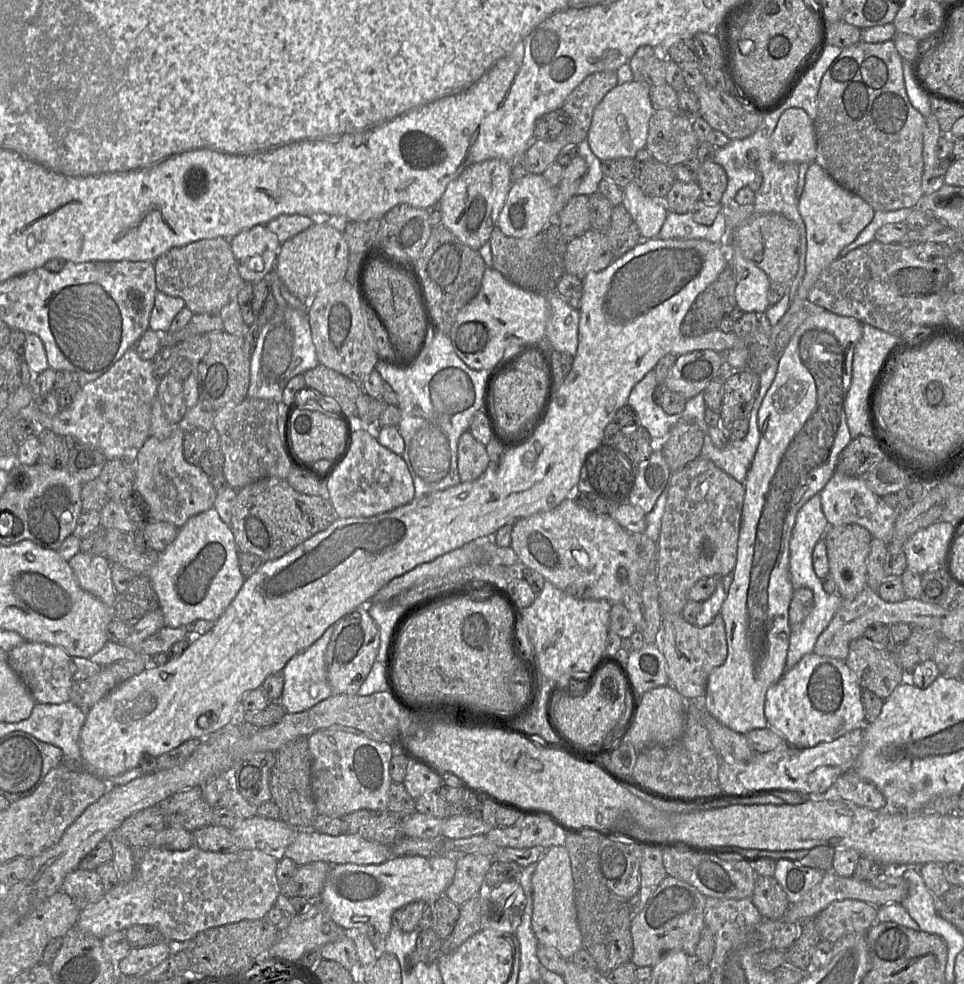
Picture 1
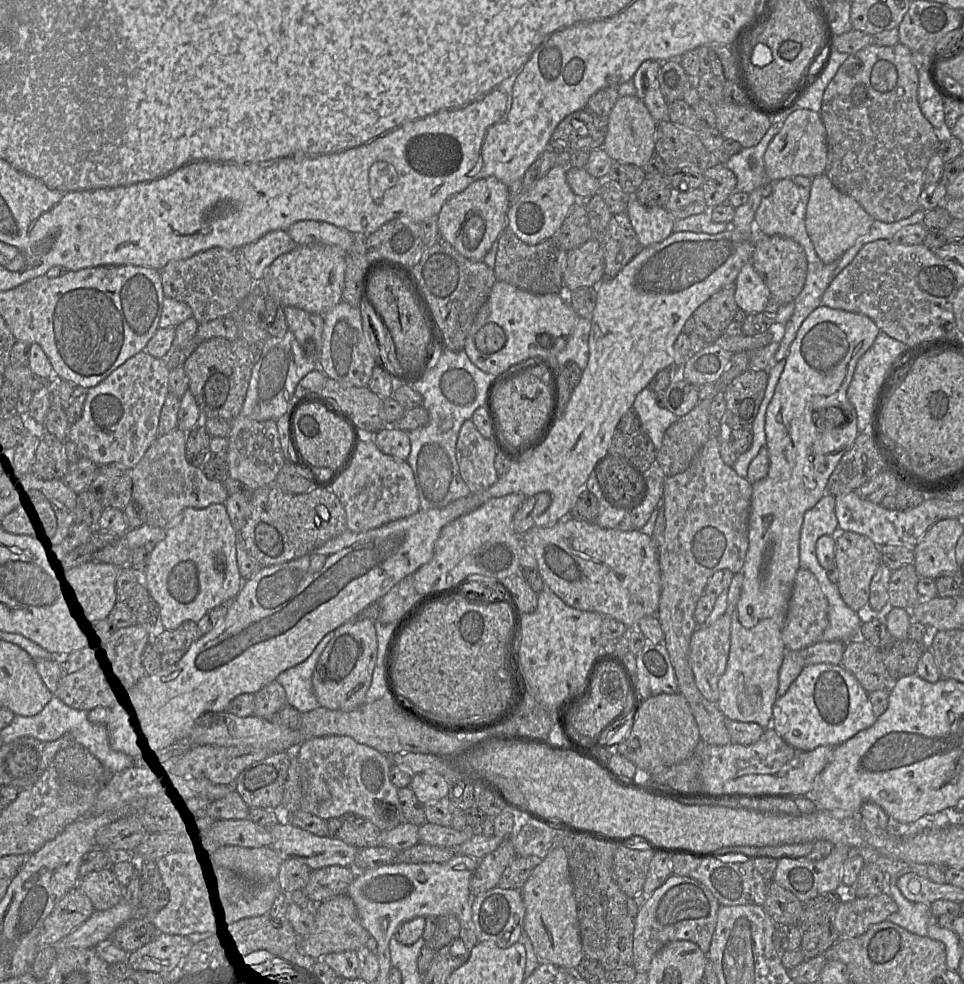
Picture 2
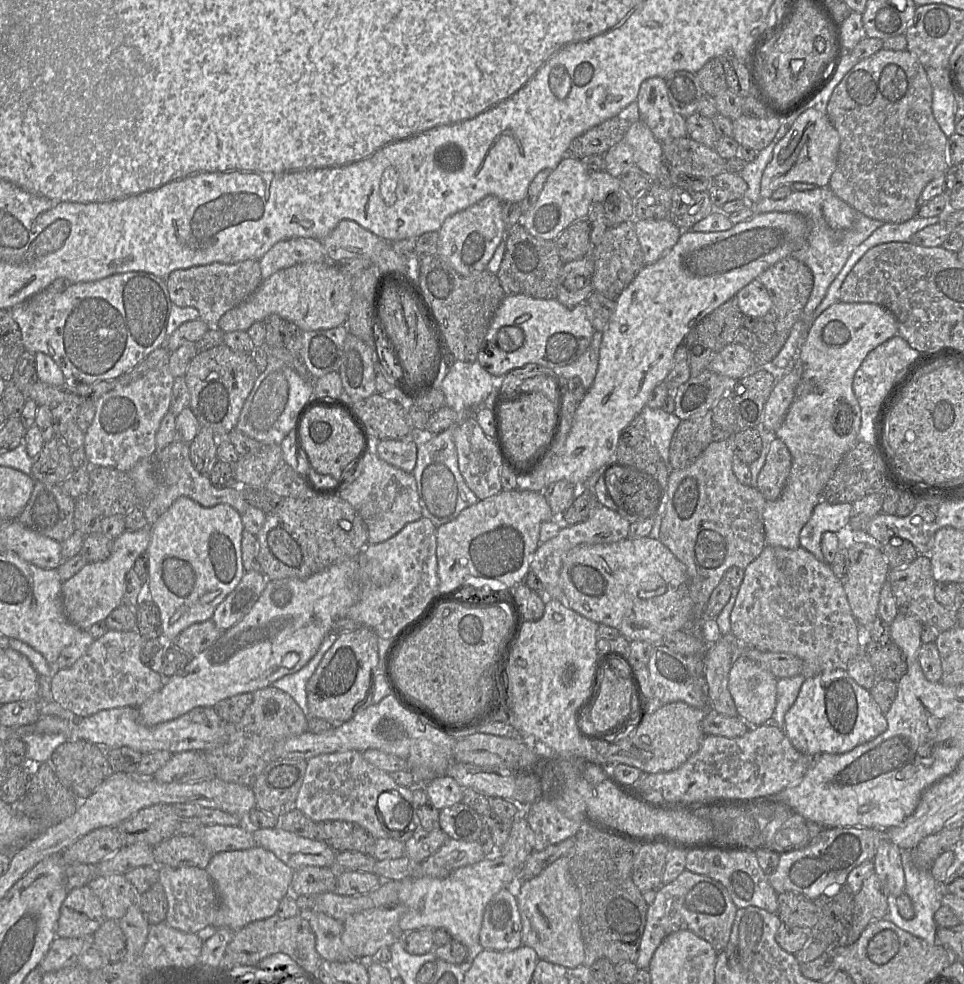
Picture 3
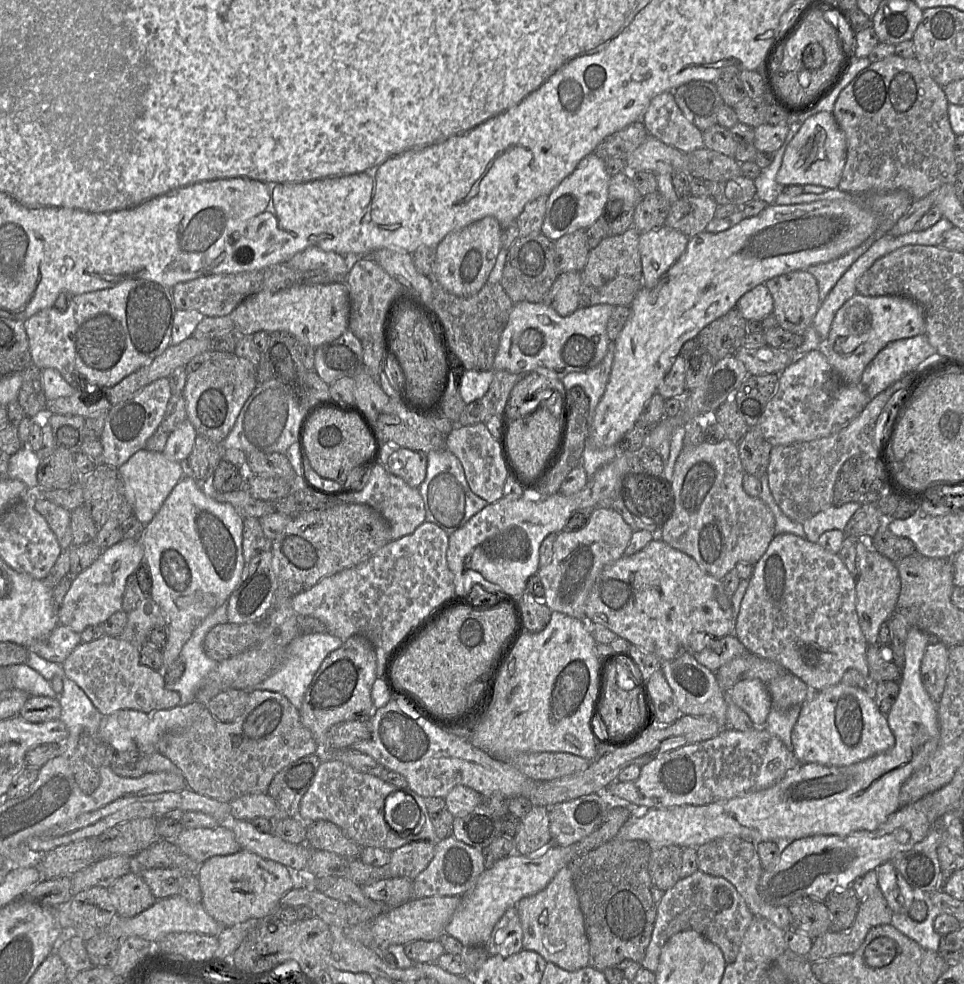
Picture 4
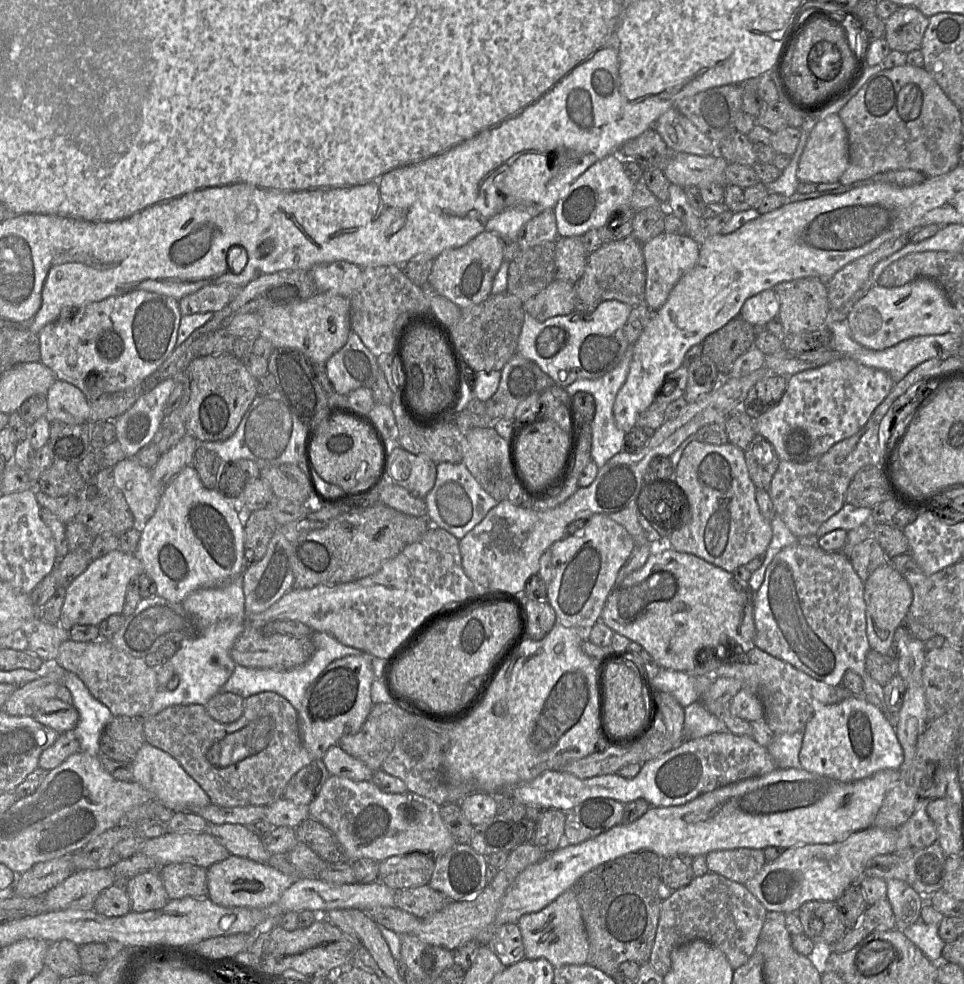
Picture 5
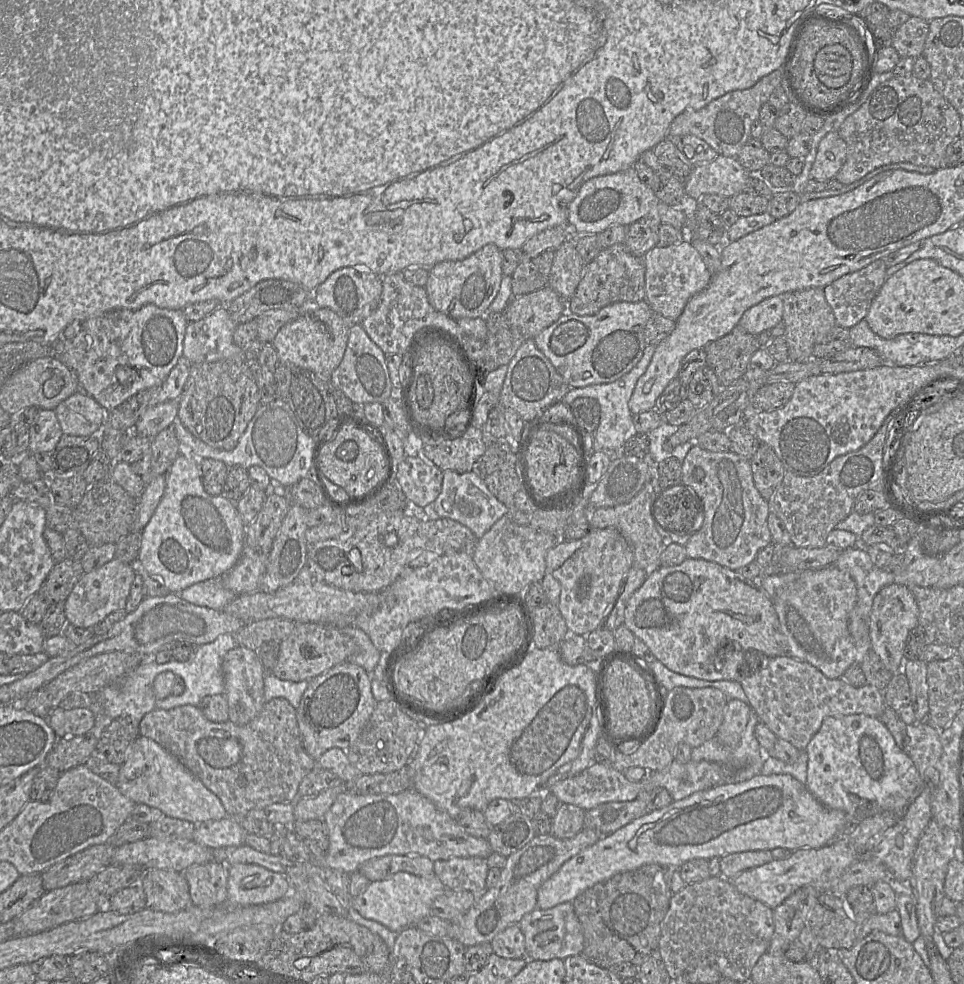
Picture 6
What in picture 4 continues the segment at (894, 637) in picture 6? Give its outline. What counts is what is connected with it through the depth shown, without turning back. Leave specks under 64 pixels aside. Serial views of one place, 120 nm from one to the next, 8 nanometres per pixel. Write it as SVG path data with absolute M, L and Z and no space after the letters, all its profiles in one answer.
M867 550L860 559L856 577L856 611L868 644L879 642L880 626L895 612L900 589L901 581L896 563L876 550Z

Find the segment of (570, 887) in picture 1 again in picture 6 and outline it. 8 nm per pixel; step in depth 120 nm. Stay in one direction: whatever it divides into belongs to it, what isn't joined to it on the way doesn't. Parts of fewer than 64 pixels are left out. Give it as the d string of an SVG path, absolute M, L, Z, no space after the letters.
M565 902L546 910L536 908L525 914L518 925L524 935L525 957L529 960L564 960L582 953L584 936L572 902Z

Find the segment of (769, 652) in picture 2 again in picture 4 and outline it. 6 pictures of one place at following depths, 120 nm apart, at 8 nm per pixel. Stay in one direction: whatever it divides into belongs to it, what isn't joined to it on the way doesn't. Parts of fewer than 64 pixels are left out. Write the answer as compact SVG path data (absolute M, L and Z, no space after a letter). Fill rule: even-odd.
M855 294L836 312L828 337L819 351L845 382L859 384L866 366L886 345L924 333L924 313L913 300L901 296ZM759 679L736 683L729 691L732 701L740 707L756 726L764 726L772 709L768 685Z

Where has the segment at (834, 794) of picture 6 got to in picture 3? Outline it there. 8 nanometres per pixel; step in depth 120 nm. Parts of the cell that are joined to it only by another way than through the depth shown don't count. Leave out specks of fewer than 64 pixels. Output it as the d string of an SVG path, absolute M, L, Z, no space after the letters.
M836 669L805 679L796 701L785 714L784 732L793 747L799 752L810 756L820 756L822 753L842 754L849 752L885 732L887 726L885 714L880 711L870 690L858 685L845 669Z

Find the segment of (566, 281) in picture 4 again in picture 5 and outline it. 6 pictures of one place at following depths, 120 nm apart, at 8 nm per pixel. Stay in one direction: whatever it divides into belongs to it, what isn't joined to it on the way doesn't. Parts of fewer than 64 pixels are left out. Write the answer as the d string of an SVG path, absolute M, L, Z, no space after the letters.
M554 280L540 293L523 303L524 312L543 322L575 310L575 284Z

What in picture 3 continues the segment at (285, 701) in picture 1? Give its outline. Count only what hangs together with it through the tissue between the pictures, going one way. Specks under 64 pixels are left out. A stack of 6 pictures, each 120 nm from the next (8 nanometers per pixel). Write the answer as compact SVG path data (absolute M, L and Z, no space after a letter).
M329 633L322 641L316 654L299 671L283 676L274 681L271 686L289 694L301 710L307 715L306 684L315 672L327 650L333 645L338 634Z

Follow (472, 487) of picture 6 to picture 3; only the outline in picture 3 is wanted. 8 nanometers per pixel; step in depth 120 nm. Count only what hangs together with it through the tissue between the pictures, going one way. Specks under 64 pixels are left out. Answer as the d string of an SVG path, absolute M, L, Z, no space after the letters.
M457 426L432 434L429 430L415 429L412 439L417 445L417 461L413 476L417 485L422 517L429 519L435 527L454 520L465 508L477 503L479 499L466 484L458 467L458 455L454 443Z

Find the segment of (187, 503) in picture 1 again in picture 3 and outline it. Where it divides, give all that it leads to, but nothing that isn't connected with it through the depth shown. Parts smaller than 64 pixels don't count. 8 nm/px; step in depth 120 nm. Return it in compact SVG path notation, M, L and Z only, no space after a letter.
M175 440L164 449L154 455L157 469L157 488L154 497L142 506L143 513L147 519L148 525L152 525L163 513L165 513L176 499L186 496L199 503L201 506L209 508L218 504L228 504L232 506L240 515L242 515L250 506L243 498L237 485L217 488L209 477L198 472L190 459L189 444Z

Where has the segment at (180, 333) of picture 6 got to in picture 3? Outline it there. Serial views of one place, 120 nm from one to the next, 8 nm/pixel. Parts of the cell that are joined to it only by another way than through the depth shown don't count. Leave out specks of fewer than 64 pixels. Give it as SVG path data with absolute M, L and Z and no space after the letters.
M132 271L114 274L97 281L72 283L63 292L52 292L50 289L46 288L12 307L10 313L20 328L25 350L33 354L42 352L49 355L63 372L65 383L94 385L100 381L112 380L122 376L141 363L154 350L165 345L168 337L166 326L172 305L173 302L169 297L165 279L147 272Z

